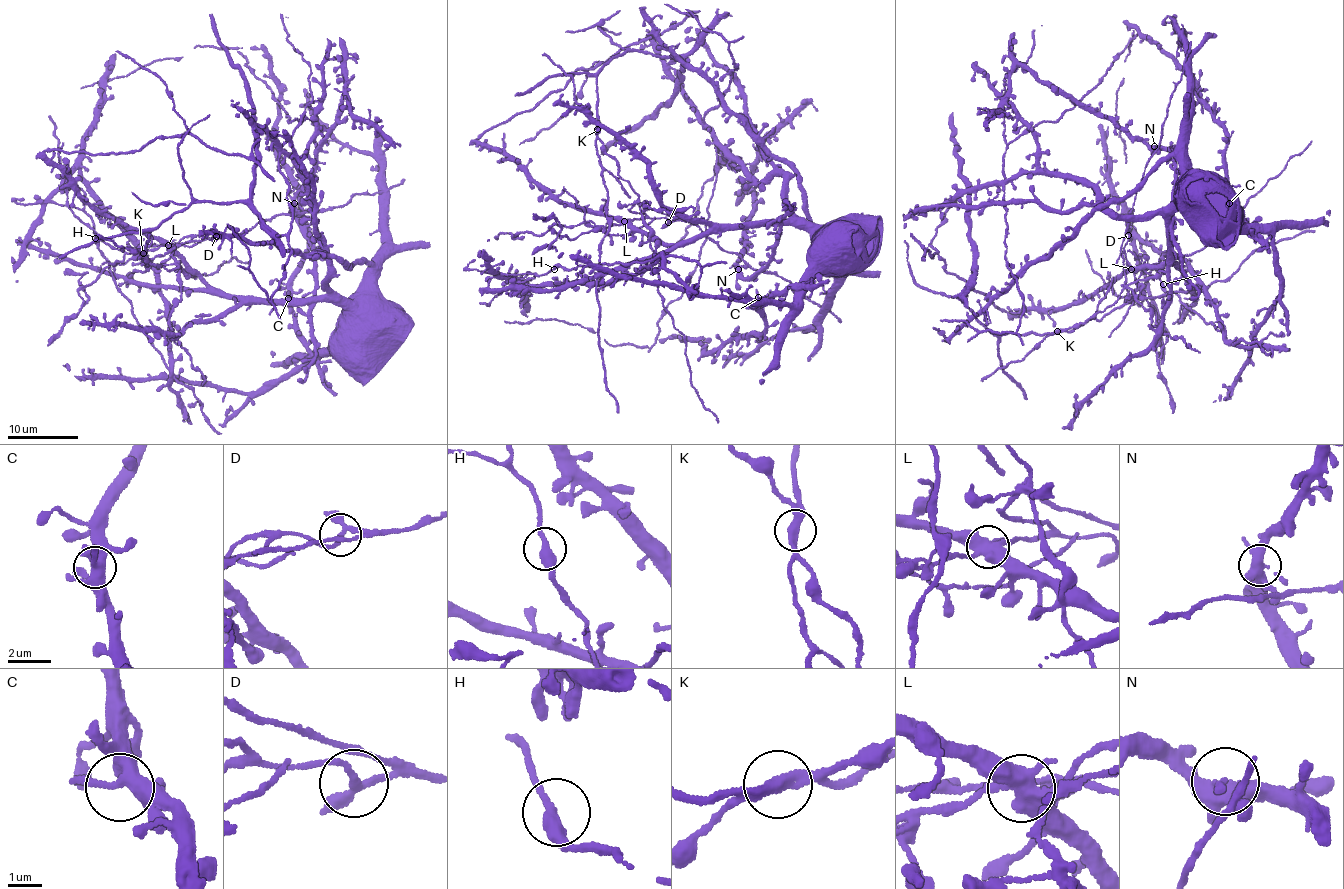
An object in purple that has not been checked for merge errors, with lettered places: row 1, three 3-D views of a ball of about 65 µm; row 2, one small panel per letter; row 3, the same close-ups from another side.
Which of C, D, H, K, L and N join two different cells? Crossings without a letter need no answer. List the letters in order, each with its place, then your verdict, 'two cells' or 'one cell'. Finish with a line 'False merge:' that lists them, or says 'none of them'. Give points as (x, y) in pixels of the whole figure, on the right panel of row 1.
C: place (1229, 203); one cell
D: place (1128, 235); two cells
H: place (1163, 284); one cell
K: place (1057, 331); two cells
L: place (1131, 269); two cells
N: place (1154, 146); one cell
False merge: D, K, L

